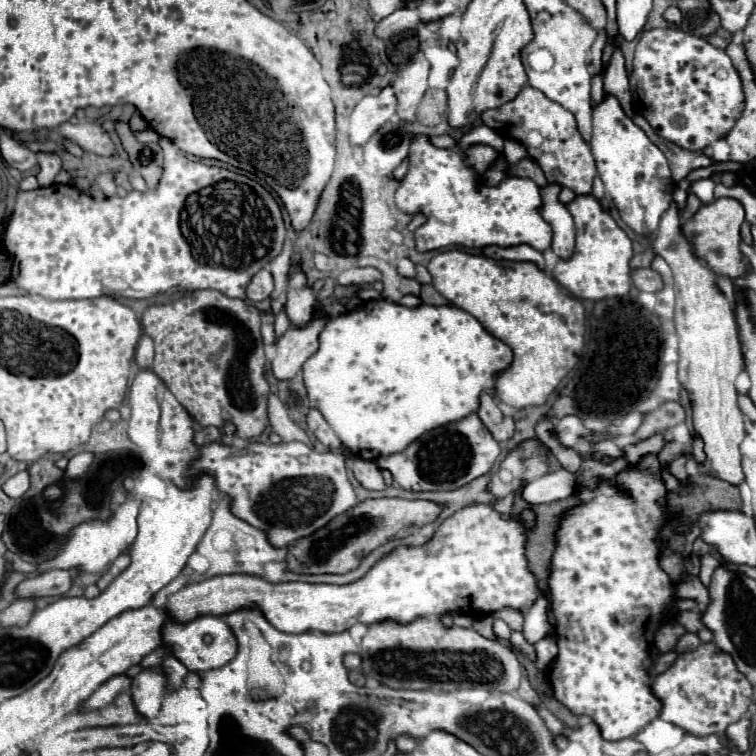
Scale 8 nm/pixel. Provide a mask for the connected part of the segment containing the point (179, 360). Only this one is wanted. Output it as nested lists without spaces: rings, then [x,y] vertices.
[[[196,290],[192,294],[188,294],[186,298],[182,300],[176,300],[172,304],[166,304],[166,306],[152,306],[152,308],[146,308],[144,316],[142,316],[142,326],[144,326],[144,332],[154,340],[154,348],[156,348],[156,356],[154,356],[154,366],[152,370],[166,382],[166,386],[170,388],[170,392],[176,396],[176,400],[188,410],[188,414],[200,424],[200,426],[222,426],[224,422],[232,422],[236,424],[236,436],[242,438],[242,440],[248,440],[248,438],[256,438],[262,434],[262,430],[268,426],[268,416],[266,416],[266,400],[264,400],[264,394],[270,392],[266,380],[264,380],[264,364],[266,364],[266,356],[264,356],[264,344],[262,344],[262,338],[260,338],[260,312],[250,306],[248,302],[244,300],[234,300],[234,298],[228,298],[224,296],[222,292],[218,290]]]

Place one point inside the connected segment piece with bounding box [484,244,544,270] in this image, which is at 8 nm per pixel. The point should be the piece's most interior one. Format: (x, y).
(522, 253)

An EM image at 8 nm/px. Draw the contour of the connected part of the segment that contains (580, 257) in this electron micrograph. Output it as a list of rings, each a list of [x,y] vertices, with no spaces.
[[[576,196],[568,204],[570,214],[576,222],[576,248],[568,260],[558,260],[552,278],[564,286],[572,296],[586,300],[604,300],[606,296],[624,296],[630,290],[626,282],[626,270],[632,260],[632,242],[626,232],[614,222],[614,218],[604,212],[598,200],[590,196]]]

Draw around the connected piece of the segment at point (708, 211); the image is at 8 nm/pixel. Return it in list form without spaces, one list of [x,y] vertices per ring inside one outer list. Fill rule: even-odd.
[[[718,198],[710,204],[704,204],[684,226],[682,234],[692,244],[692,252],[696,258],[704,260],[718,276],[736,278],[746,274],[746,266],[742,264],[740,254],[740,226],[744,222],[742,204],[734,198]]]

